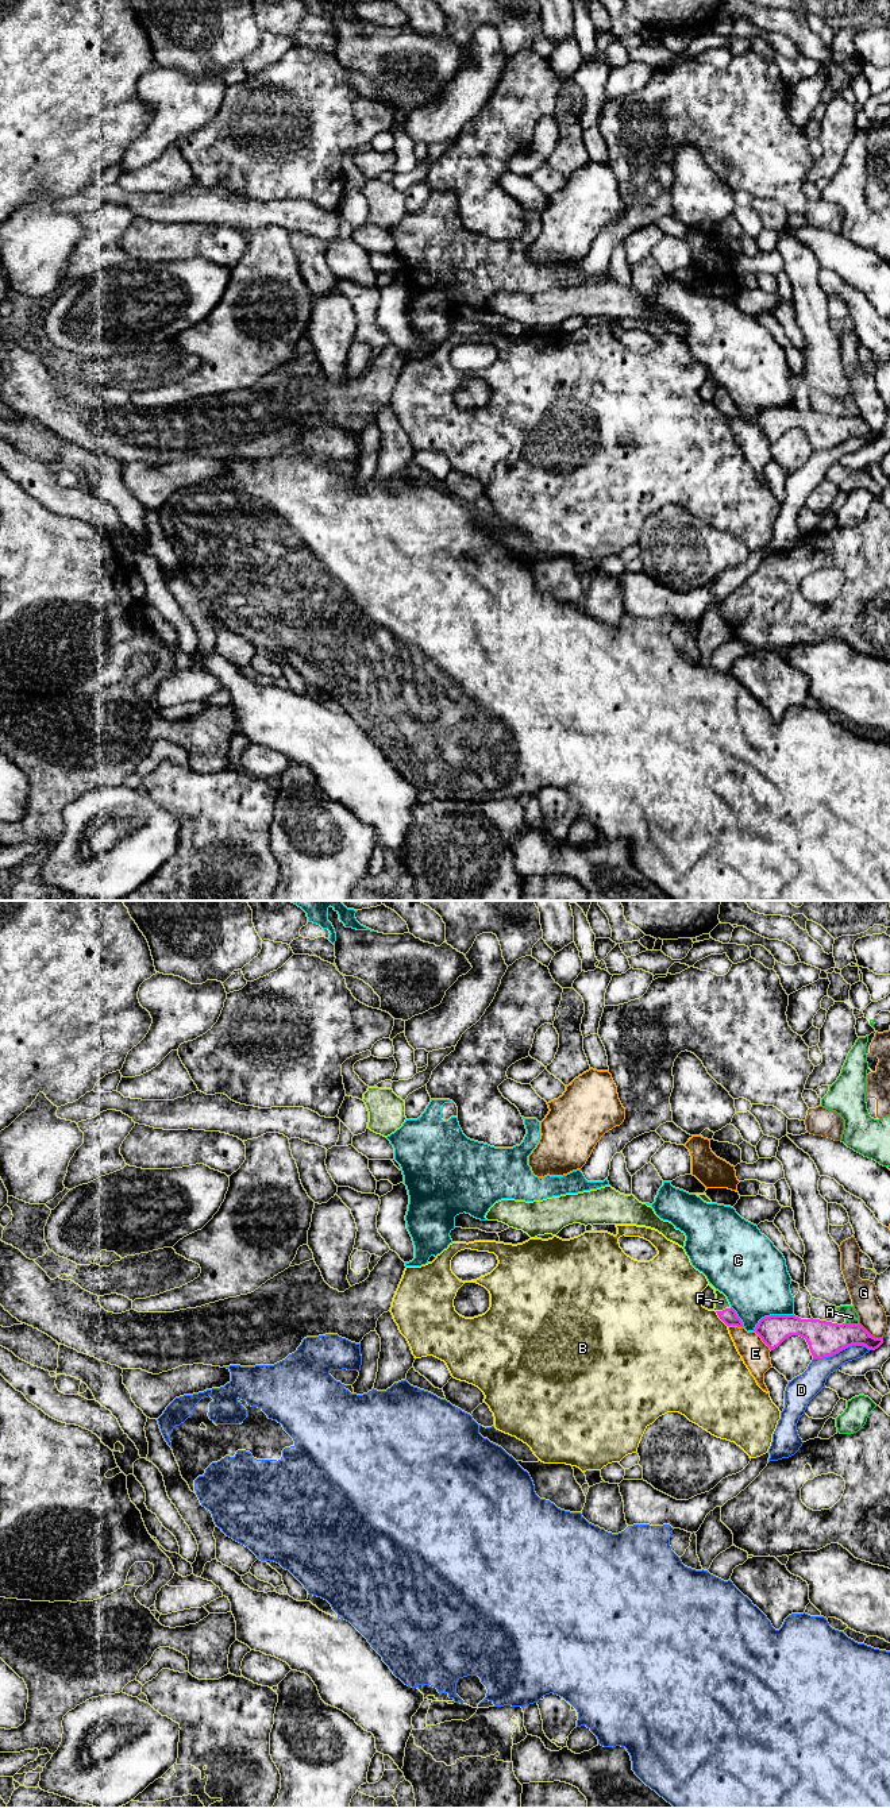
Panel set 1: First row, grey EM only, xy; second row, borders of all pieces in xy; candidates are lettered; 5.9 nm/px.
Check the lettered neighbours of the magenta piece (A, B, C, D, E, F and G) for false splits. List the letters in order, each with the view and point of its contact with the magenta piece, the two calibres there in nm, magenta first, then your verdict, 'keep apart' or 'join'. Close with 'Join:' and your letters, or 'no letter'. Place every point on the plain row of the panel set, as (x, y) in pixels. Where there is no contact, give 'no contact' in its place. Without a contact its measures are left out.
A: xy (852, 417) | 200/80 nm | keep apart
B: xy (720, 411) | 90/500 nm | keep apart
C: xy (771, 408) | 170/400 nm | keep apart
D: xy (842, 442) | 200/150 nm | keep apart
E: xy (762, 432) | 170/170 nm | keep apart
F: xy (723, 403) | 90/80 nm | join
G: xy (871, 428) | 190/160 nm | keep apart
Join: F

